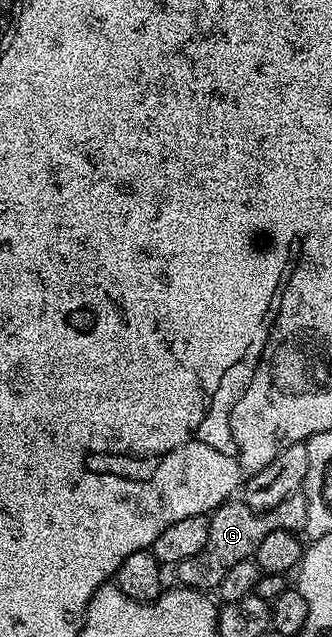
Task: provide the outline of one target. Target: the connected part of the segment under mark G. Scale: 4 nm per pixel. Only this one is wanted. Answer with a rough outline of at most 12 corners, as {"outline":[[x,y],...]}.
{"outline":[[302,492],[269,510],[243,500],[210,514],[202,552],[177,562],[181,587],[215,591],[275,530],[308,524]]}

